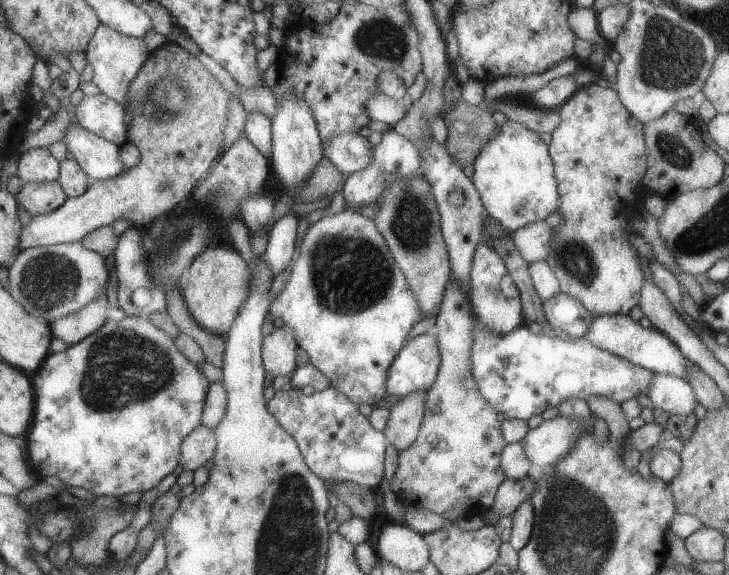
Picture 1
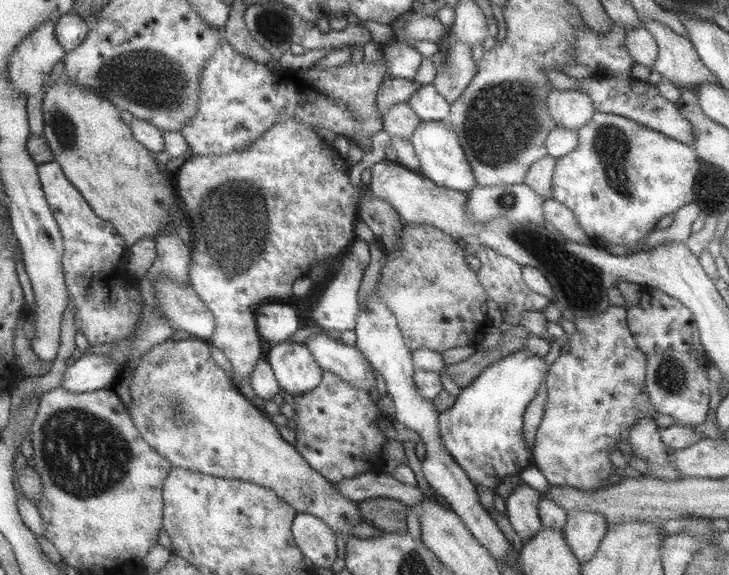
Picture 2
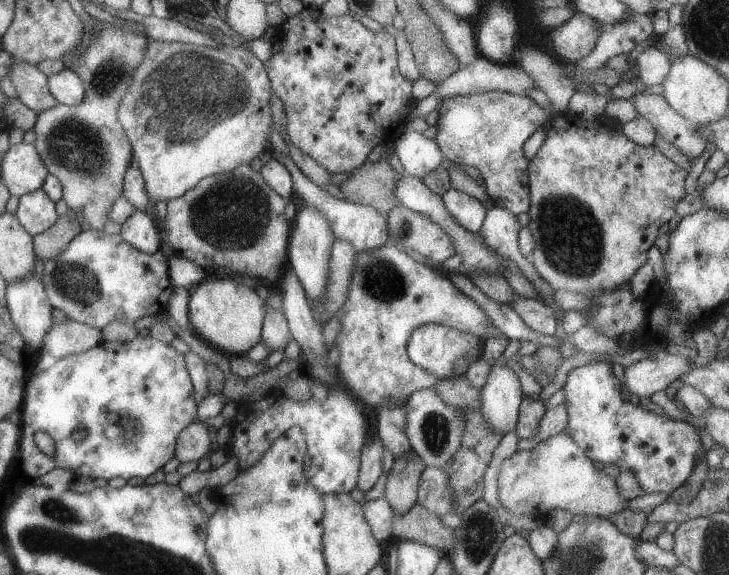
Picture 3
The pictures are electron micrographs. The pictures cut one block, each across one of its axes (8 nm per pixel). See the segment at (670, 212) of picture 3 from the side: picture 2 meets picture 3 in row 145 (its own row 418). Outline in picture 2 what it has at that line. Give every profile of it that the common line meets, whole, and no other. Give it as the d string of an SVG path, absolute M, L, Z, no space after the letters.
M610 306L605 312L586 318L576 317L575 332L568 335L566 347L561 356L550 366L546 376L547 400L545 414L535 436L533 452L534 465L553 485L574 487L582 490L600 488L602 481L614 474L616 467L610 460L612 450L618 443L630 438L632 426L641 418L659 415L652 406L647 389L647 359L638 349L630 333L627 309Z

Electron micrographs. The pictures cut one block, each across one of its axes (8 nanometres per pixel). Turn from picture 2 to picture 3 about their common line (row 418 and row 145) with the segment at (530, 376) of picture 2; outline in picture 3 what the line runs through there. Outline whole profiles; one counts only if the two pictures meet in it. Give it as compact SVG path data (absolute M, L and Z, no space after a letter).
M488 91L468 96L450 96L438 105L440 117L435 142L443 156L456 165L475 166L486 182L486 190L495 205L518 216L530 210L528 168L530 160L523 151L525 142L550 120L546 110L532 98Z

